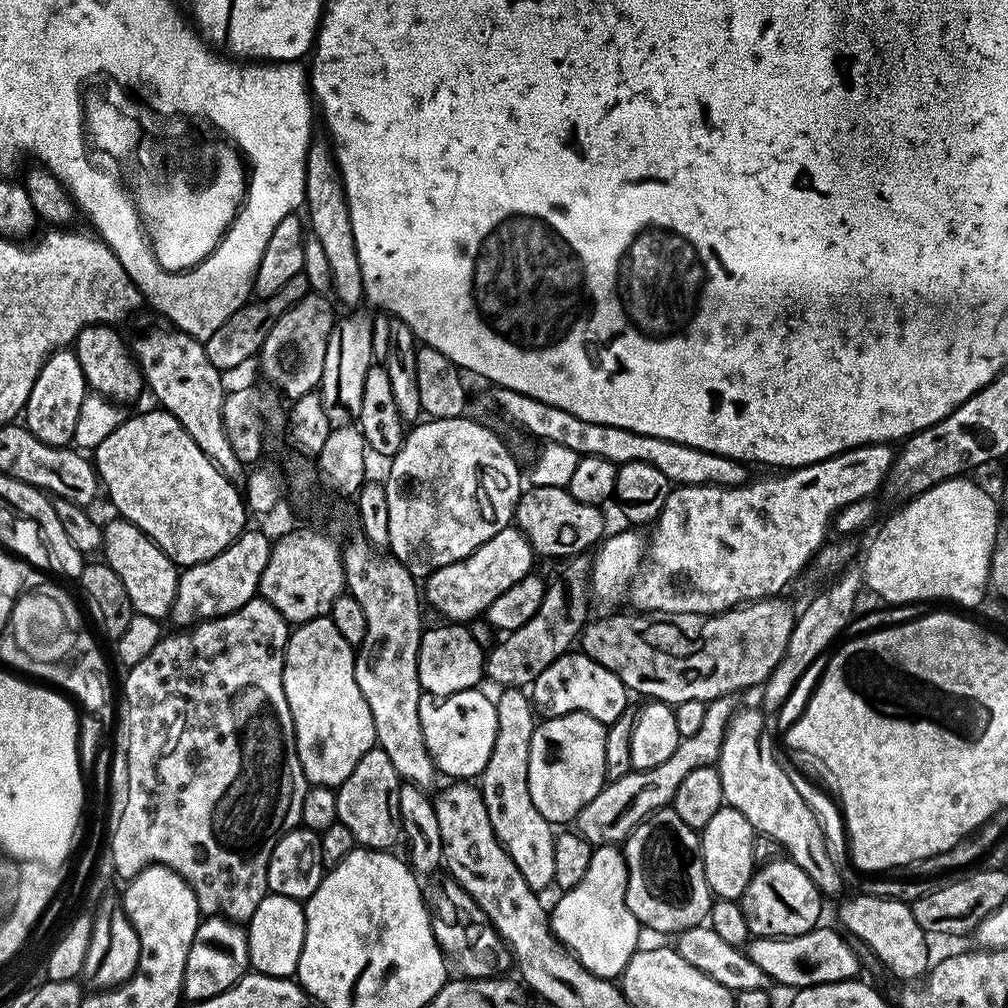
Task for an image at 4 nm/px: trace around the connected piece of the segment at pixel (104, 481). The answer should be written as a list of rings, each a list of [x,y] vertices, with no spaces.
[[[163,410],[155,411],[156,412],[140,412],[137,416],[129,415],[120,423],[118,430],[114,430],[114,434],[108,435],[107,438],[94,449],[96,475],[100,477],[100,483],[106,496],[108,492],[109,498],[112,499],[113,506],[120,511],[117,513],[119,513],[123,519],[129,520],[134,526],[138,526],[138,530],[145,532],[173,562],[181,569],[185,569],[194,566],[198,562],[210,562],[210,558],[222,554],[222,550],[226,550],[226,546],[230,546],[243,534],[246,530],[246,524],[244,524],[244,516],[246,517],[246,500],[242,495],[241,489],[237,487],[237,485],[230,483],[218,470],[218,466],[214,466],[214,462],[210,462],[210,458],[206,458],[206,454],[202,454],[202,450],[198,450],[198,442],[194,442],[194,438],[190,438],[190,434],[186,434],[186,430],[178,422],[178,418],[174,418],[169,412]]]

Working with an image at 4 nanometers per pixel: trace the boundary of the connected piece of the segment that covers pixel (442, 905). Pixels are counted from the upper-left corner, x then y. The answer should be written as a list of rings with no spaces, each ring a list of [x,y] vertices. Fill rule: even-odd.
[[[451,878],[445,881],[445,884],[430,896],[432,929],[445,957],[455,967],[456,964],[460,967],[461,977],[470,980],[487,980],[507,973],[504,971],[510,968],[510,953],[503,938],[496,933],[484,911],[474,902],[474,898],[470,898],[470,894],[466,894],[460,884]]]

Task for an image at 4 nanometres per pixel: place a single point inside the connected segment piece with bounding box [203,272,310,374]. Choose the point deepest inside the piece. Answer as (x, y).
(229, 346)

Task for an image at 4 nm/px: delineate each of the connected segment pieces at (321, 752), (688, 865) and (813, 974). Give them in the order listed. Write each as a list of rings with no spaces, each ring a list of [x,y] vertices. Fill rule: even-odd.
[[[331,615],[295,625],[288,637],[288,645],[284,651],[282,686],[286,690],[286,703],[294,718],[298,762],[302,762],[304,777],[309,785],[321,784],[327,788],[339,788],[342,782],[346,782],[346,778],[350,778],[354,766],[362,762],[362,754],[377,747],[374,714],[370,714],[370,706],[366,706],[366,698],[362,698],[362,690],[358,690],[358,678],[354,678],[356,654],[357,649],[346,642],[346,638],[342,638]]]
[[[671,806],[651,812],[628,835],[628,839],[623,841],[622,851],[628,867],[626,906],[630,906],[630,914],[634,914],[634,918],[638,918],[638,922],[647,931],[649,928],[652,932],[679,934],[707,921],[714,897],[706,882],[706,870],[702,866],[700,833],[697,829],[686,826],[686,822],[682,822],[682,818],[678,818],[678,814]]]
[[[817,926],[806,934],[797,936],[758,936],[749,939],[746,951],[750,962],[755,962],[761,970],[766,970],[769,981],[776,983],[777,980],[791,990],[857,979],[861,973],[860,960],[856,957],[855,950],[843,940],[845,937],[835,927],[824,927]]]

